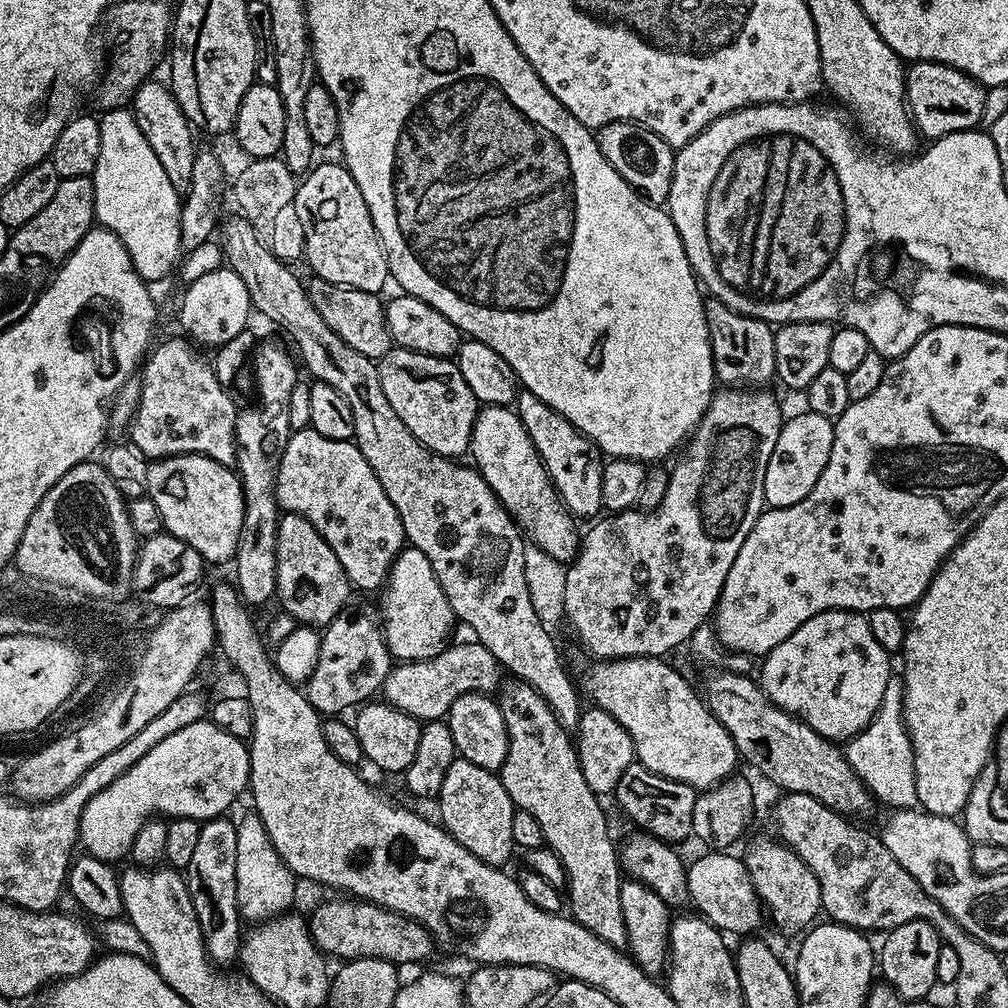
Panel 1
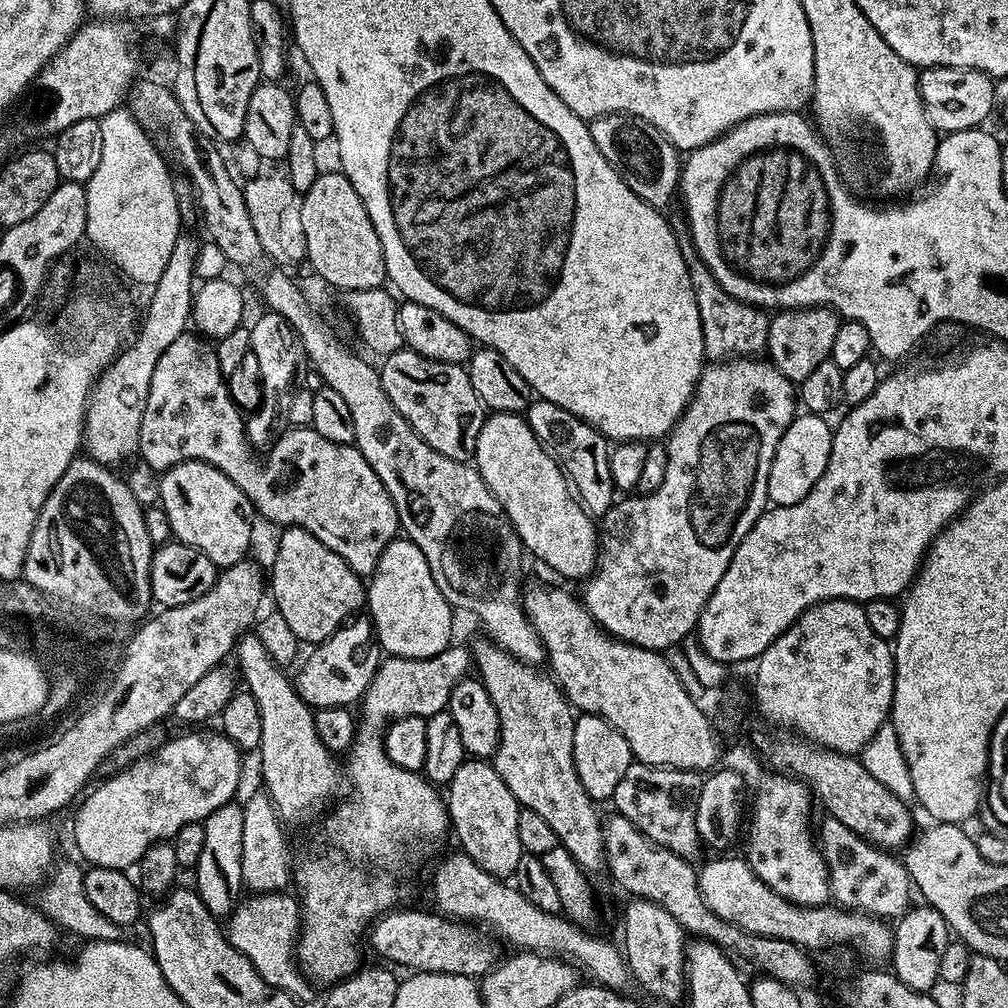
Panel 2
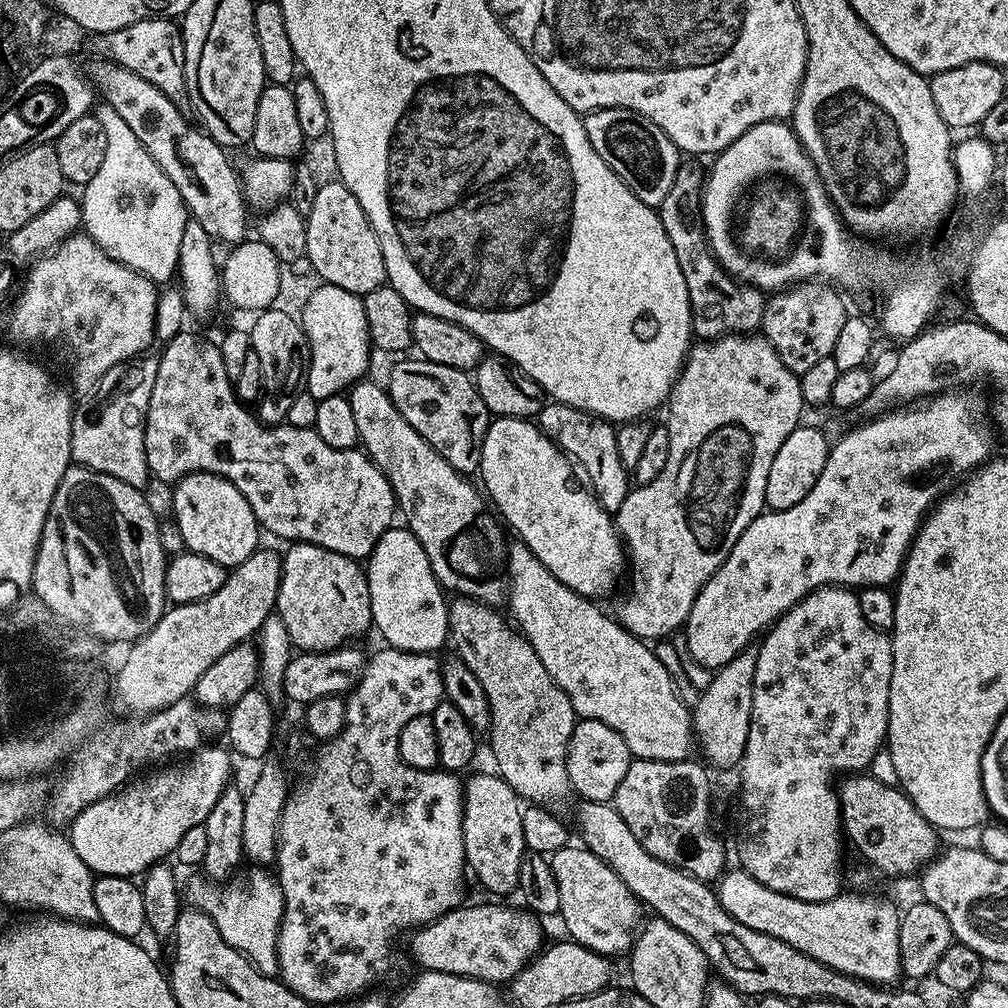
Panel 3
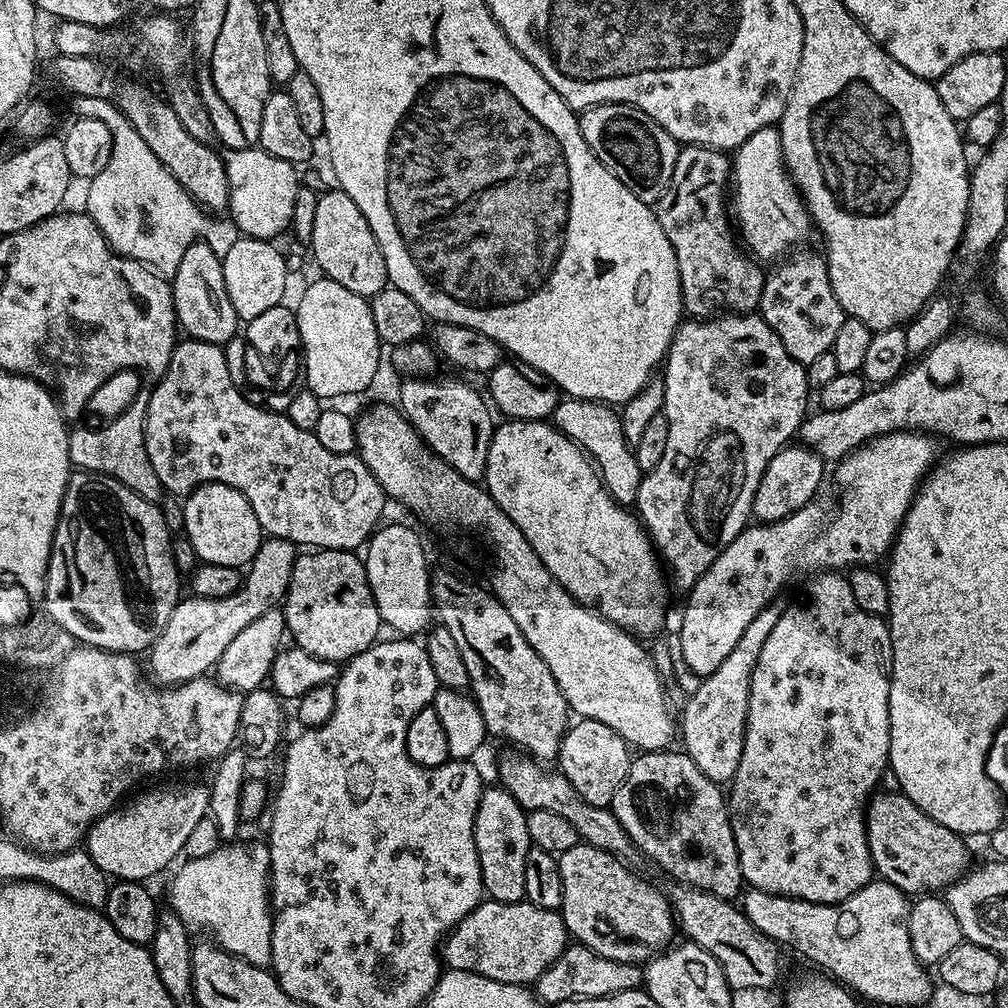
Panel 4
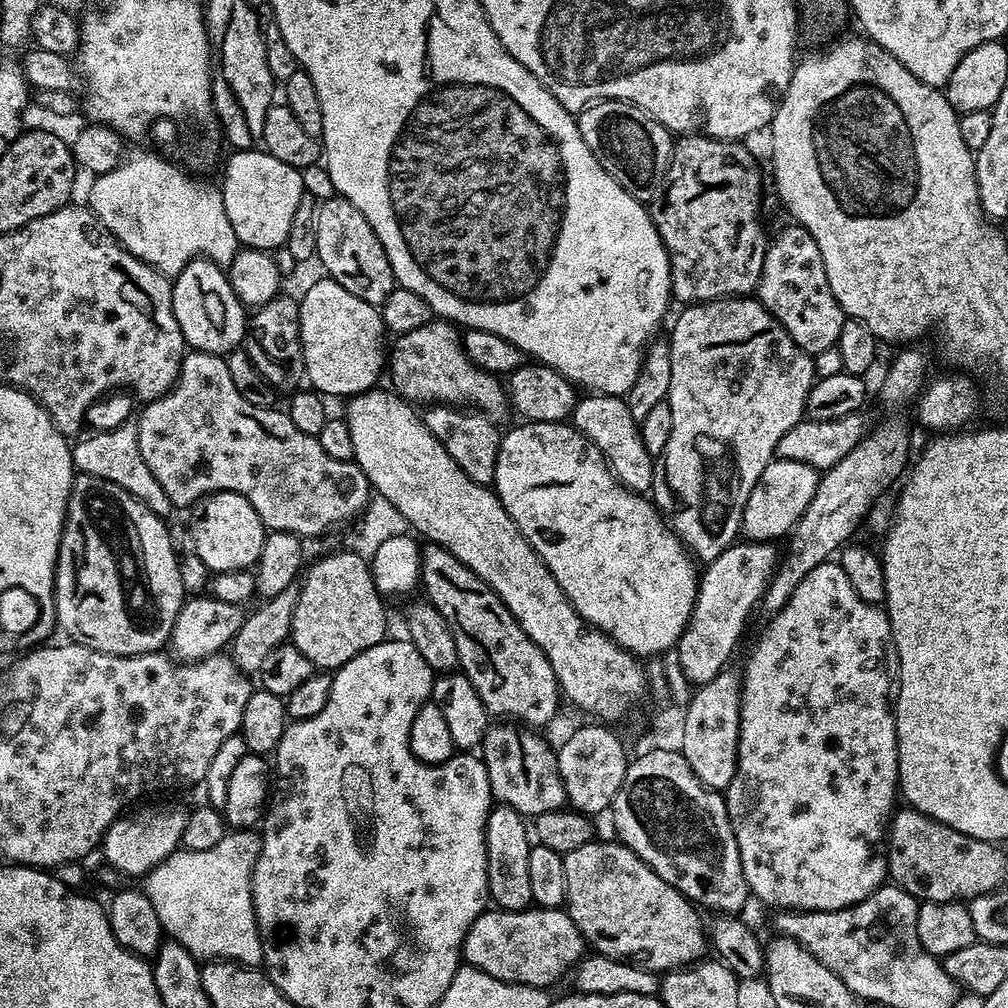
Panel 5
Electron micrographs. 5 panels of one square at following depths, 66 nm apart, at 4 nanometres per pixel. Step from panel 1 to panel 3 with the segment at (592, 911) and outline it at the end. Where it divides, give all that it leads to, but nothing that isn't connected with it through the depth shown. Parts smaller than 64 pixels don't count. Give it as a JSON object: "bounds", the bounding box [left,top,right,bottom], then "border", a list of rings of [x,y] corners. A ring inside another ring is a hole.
{"bounds":[448,599,578,806],"border":[[[453,599],[448,605],[450,640],[452,644],[456,643],[455,655],[460,657],[470,674],[482,682],[482,690],[486,690],[488,709],[492,715],[490,737],[492,756],[496,759],[495,771],[516,791],[521,801],[532,806],[556,806],[552,804],[560,804],[570,796],[566,762],[568,743],[578,717],[574,706],[570,706],[570,698],[566,698],[554,678],[546,674],[546,666],[542,666],[528,641],[496,612],[499,611],[493,605],[482,604],[478,600]]]}

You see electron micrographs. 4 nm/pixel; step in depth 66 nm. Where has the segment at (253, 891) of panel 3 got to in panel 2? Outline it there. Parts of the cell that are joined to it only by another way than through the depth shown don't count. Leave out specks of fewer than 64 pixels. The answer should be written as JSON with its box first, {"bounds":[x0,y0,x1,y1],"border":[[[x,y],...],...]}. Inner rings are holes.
{"bounds":[226,890,314,1002],"border":[[[277,890],[249,895],[249,900],[241,899],[233,908],[232,915],[227,917],[226,935],[228,941],[252,963],[254,970],[258,970],[258,974],[262,974],[262,978],[270,982],[270,986],[290,994],[295,1000],[307,1002],[314,988],[296,963],[296,938],[300,935],[300,901],[295,895],[284,895],[288,894]]]}

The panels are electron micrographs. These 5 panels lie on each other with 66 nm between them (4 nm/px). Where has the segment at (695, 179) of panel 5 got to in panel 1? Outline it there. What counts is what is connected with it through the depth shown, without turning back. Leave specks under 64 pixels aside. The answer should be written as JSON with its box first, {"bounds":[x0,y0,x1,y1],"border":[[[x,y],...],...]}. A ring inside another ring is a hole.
{"bounds":[704,300,776,388],"border":[[[704,300],[704,326],[706,339],[712,347],[714,376],[721,385],[730,388],[759,388],[773,383],[776,374],[774,362],[773,325],[746,314],[730,310],[721,300]]]}

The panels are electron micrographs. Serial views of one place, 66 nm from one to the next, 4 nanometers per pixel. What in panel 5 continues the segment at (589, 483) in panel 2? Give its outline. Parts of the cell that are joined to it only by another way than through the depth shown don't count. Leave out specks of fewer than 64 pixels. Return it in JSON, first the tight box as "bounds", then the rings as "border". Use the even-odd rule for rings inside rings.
{"bounds":[570,395,654,493],"border":[[[581,395],[572,411],[570,423],[573,428],[577,428],[604,455],[604,461],[608,463],[612,473],[620,479],[620,483],[626,485],[632,492],[651,493],[652,479],[654,478],[654,457],[648,453],[646,446],[642,442],[640,425],[630,414],[630,406],[624,396]]]}

